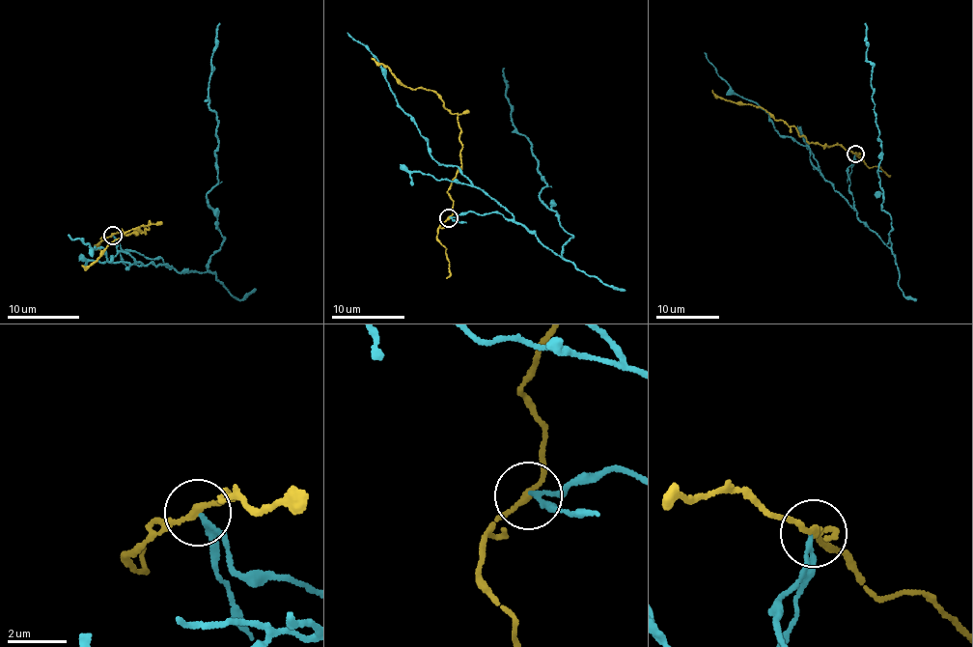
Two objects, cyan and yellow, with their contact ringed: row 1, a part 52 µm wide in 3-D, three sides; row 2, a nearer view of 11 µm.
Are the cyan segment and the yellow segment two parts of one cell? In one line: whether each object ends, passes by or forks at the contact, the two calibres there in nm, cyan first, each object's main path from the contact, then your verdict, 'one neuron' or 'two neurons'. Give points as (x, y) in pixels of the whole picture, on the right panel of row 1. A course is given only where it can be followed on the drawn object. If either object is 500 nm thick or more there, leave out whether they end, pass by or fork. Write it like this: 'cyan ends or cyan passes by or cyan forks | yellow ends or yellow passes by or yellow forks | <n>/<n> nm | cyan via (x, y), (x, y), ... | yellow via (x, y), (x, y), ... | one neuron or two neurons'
cyan ends | yellow passes by | 170/190 nm | cyan via (854, 154), (848, 188), (856, 215), (891, 245), (892, 218), (883, 210), (877, 177), (881, 140), (864, 24) | yellow via (855, 153), (839, 145), (808, 142), (797, 129), (775, 120), (767, 111), (756, 105), (723, 99), (712, 90) | two neurons

